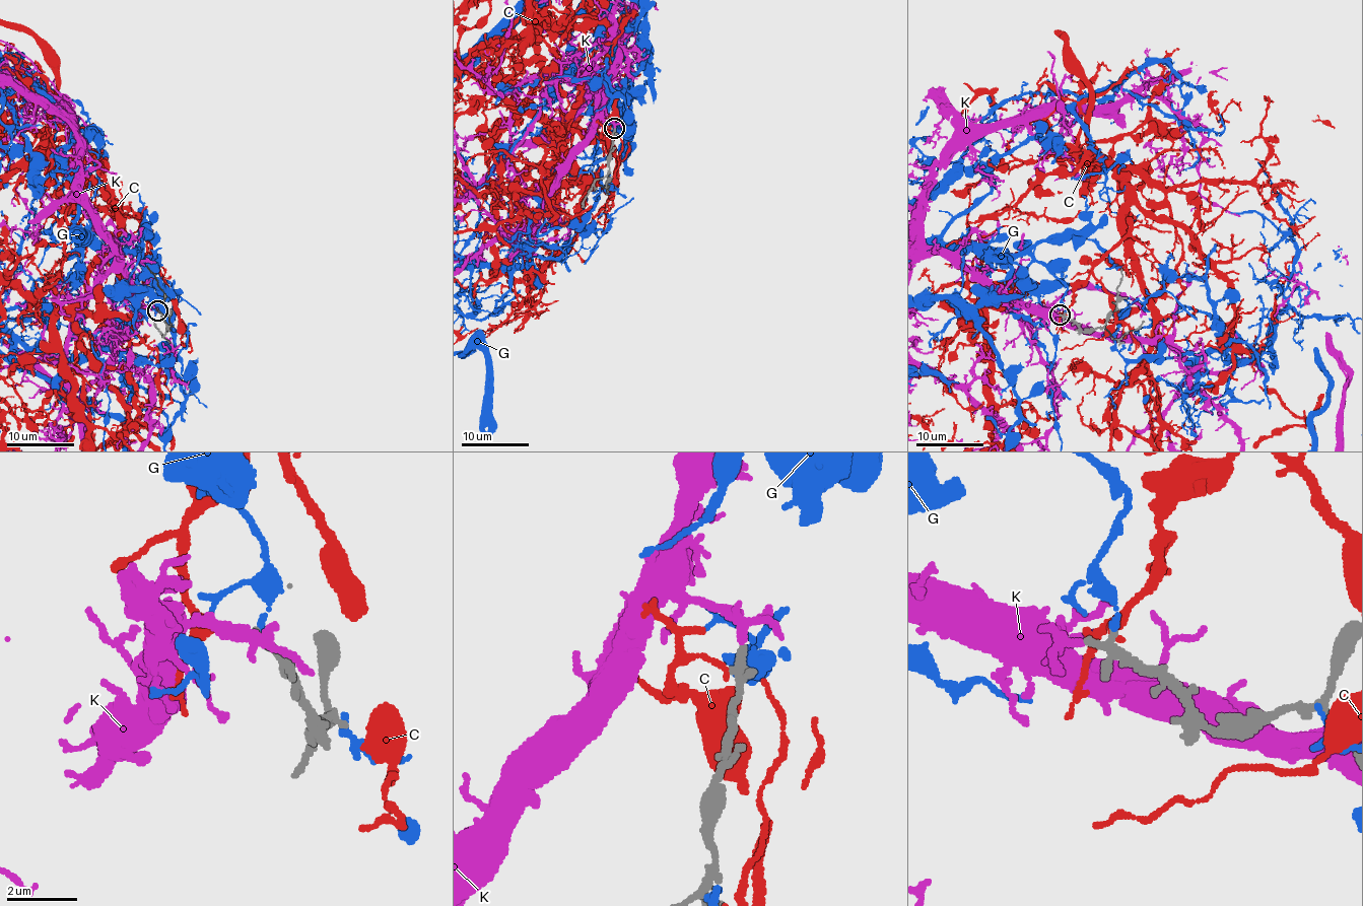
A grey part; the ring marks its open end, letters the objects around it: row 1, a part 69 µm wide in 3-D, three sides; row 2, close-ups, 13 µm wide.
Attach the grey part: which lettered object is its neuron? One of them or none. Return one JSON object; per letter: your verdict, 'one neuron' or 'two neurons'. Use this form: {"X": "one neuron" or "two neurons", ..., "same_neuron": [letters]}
{"C": "two neurons", "G": "two neurons", "K": "one neuron", "same_neuron": ["K"]}

